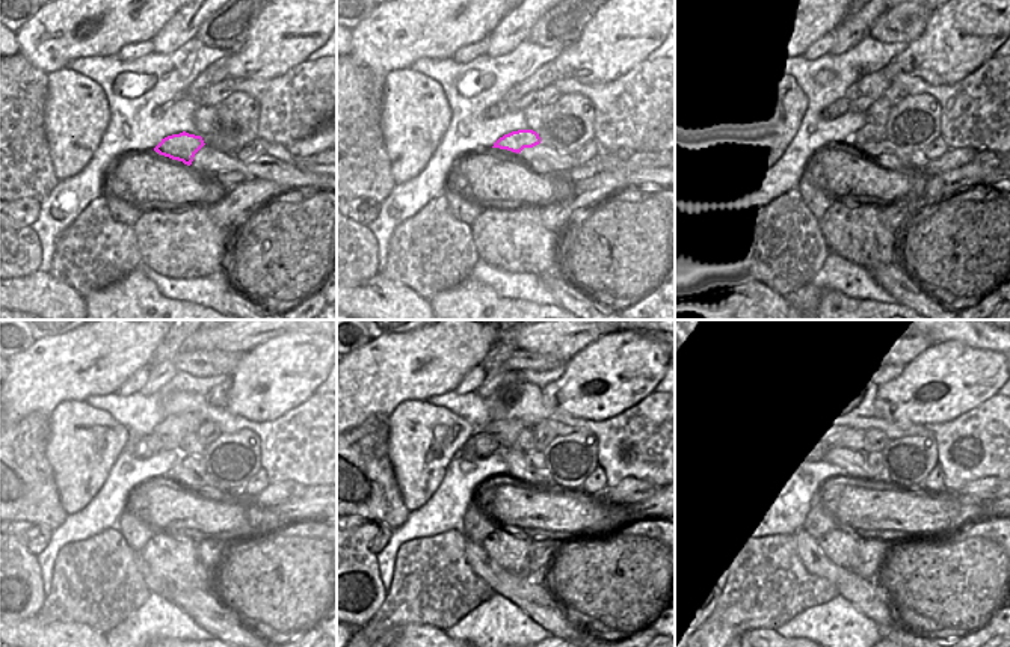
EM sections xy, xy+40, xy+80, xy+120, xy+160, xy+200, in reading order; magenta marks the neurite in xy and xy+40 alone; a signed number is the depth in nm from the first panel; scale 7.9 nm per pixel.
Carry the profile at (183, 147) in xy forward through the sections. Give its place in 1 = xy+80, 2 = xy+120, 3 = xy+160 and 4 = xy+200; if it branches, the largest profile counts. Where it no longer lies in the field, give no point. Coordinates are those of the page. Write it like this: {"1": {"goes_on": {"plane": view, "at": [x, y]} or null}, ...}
{"1": {"goes_on": {"plane": "xy+80", "at": [868, 133]}}, "2": {"goes_on": {"plane": "xy+120", "at": [190, 462]}}, "3": {"goes_on": {"plane": "xy+160", "at": [536, 459]}}, "4": {"goes_on": {"plane": "xy+200", "at": [874, 459]}}}

